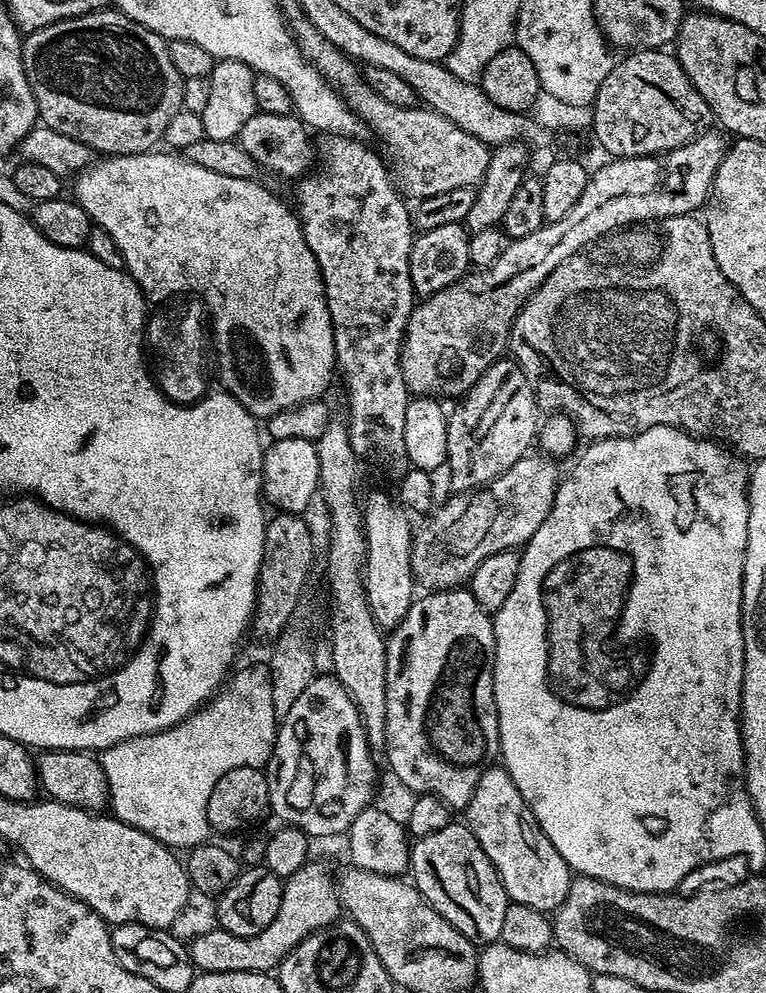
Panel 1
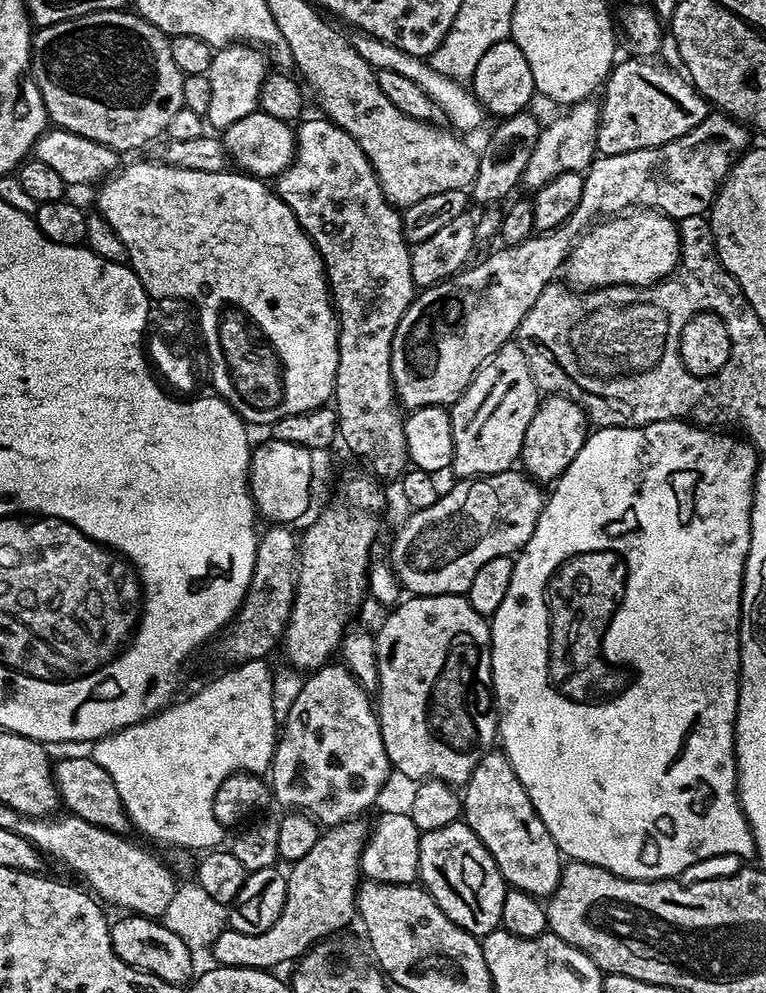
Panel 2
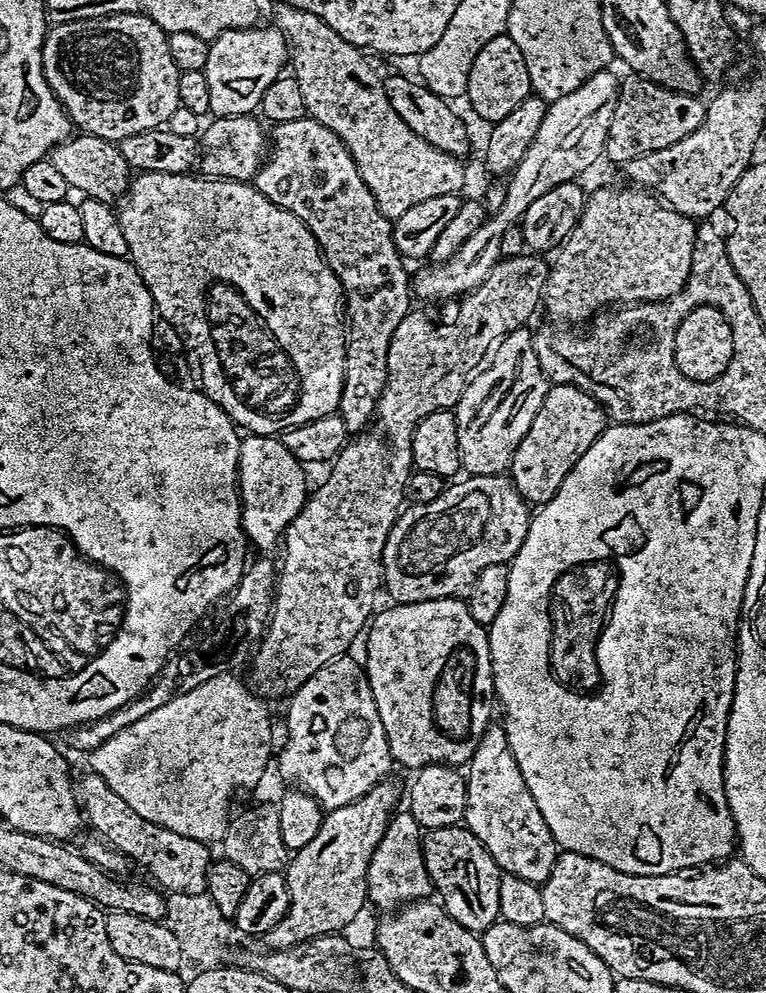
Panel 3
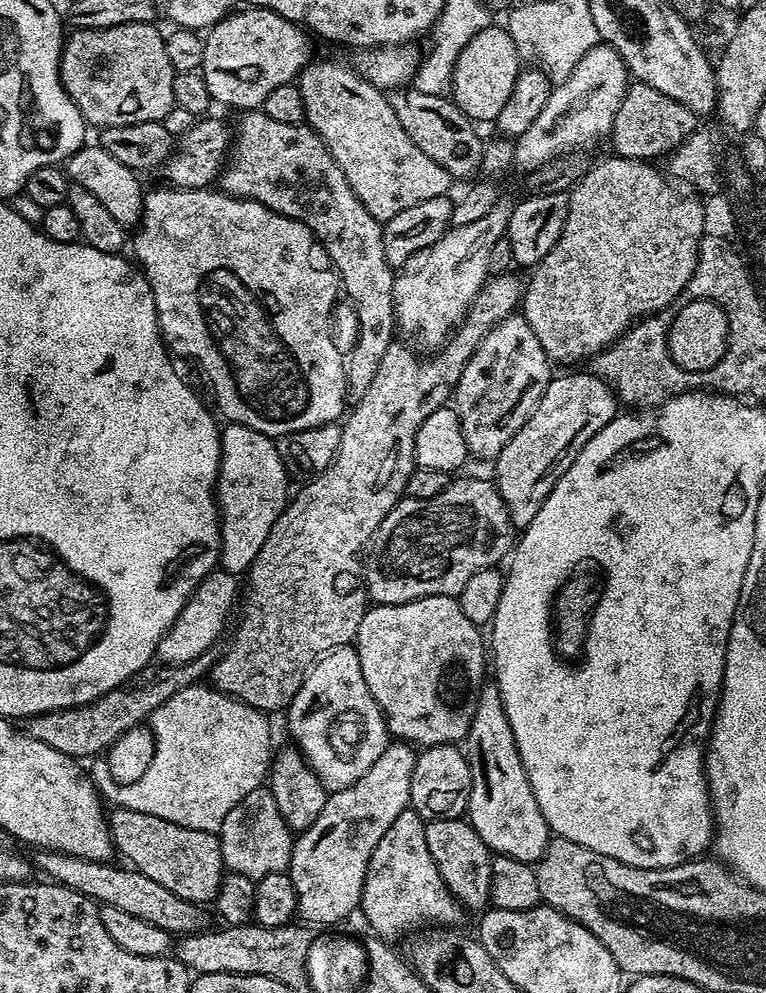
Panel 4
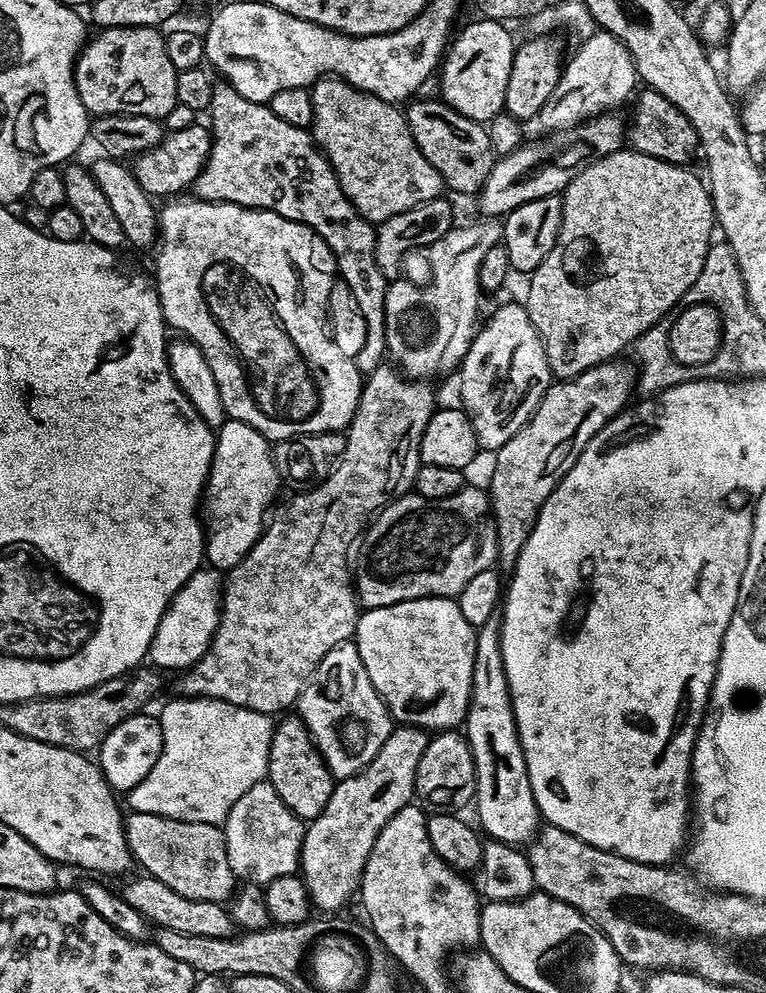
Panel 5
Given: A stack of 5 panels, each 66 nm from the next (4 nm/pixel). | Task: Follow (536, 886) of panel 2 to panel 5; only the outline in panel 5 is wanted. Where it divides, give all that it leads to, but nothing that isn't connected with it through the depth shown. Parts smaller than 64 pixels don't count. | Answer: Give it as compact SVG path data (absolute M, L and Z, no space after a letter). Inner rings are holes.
M492 619L490 622L486 622L476 632L476 645L474 646L474 674L472 675L472 697L470 698L470 706L468 707L468 717L462 721L462 732L468 742L468 748L472 751L472 761L474 762L474 770L476 771L476 782L474 785L474 797L476 796L476 812L480 815L479 827L483 829L485 833L493 840L498 842L511 844L515 846L527 846L536 839L538 835L538 829L542 824L542 817L538 809L536 809L536 803L534 802L534 794L530 790L530 778L528 777L528 771L526 770L526 758L522 754L522 746L520 745L520 739L518 738L518 726L516 725L516 719L514 718L514 710L512 709L512 699L510 698L510 690L508 689L508 683L506 682L506 666L502 666L502 646L500 645L500 620Z

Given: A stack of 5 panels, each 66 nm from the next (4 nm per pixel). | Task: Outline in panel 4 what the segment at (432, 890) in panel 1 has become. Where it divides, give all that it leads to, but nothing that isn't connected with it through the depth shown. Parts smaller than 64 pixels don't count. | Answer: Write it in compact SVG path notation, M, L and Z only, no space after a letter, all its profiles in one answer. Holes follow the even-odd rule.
M441 818L425 823L426 846L430 846L430 858L438 866L438 874L446 882L452 896L465 909L489 907L491 898L491 866L493 853L484 845L482 838L464 818Z

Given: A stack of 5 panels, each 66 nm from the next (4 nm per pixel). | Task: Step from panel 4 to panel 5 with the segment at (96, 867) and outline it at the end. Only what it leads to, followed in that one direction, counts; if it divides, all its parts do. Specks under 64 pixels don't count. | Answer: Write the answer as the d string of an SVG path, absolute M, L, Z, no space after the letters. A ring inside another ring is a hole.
M139 874L122 888L122 895L138 914L142 914L149 925L157 929L178 930L178 934L198 934L201 938L226 938L237 931L231 911L221 902L202 902L198 898L186 898L178 890L170 890L166 882L147 874Z

